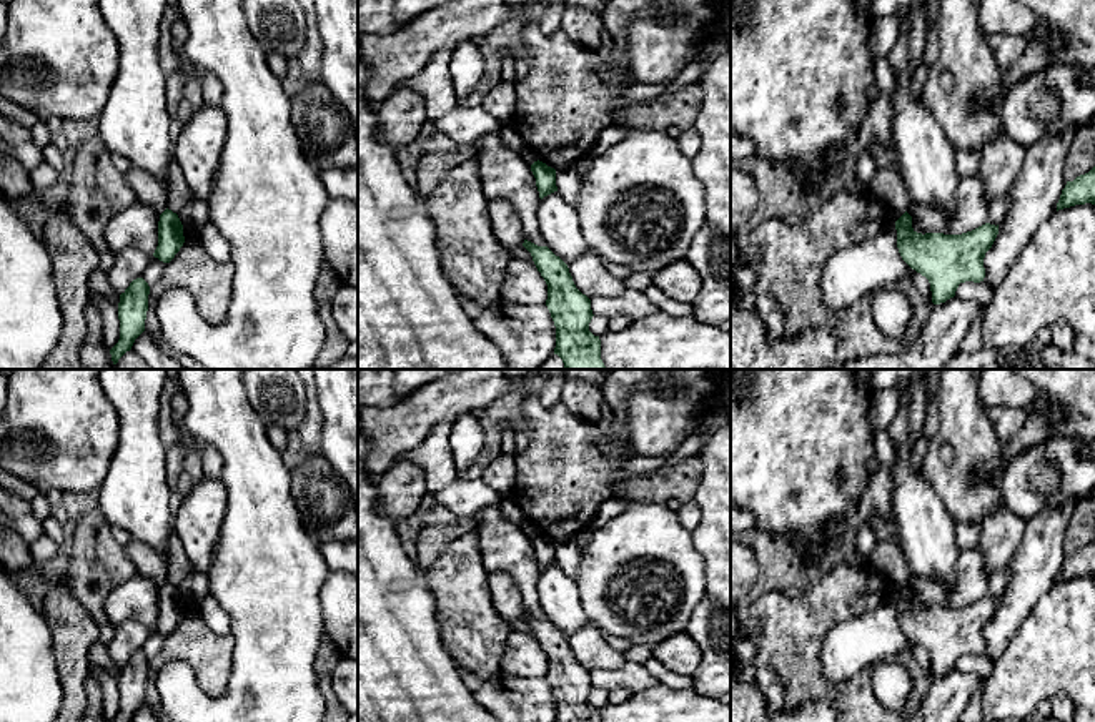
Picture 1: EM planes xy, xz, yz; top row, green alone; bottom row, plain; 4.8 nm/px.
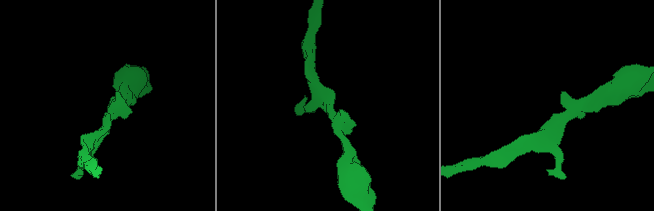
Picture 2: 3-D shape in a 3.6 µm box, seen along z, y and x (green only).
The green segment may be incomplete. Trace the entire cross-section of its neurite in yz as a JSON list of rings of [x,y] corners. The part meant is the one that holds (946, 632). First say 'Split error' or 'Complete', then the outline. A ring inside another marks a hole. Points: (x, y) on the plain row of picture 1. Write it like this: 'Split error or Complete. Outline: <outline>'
Complete. Outline: [[[907,584],[895,594],[895,602],[902,632],[929,652],[934,677],[954,670],[960,655],[984,654],[984,631],[998,607],[998,597],[990,596],[962,607],[922,607],[912,601]]]

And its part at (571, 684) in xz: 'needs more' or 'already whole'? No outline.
already whole

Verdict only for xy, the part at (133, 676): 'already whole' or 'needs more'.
already whole

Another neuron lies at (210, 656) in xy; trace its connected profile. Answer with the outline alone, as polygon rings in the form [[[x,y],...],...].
[[[183,599],[185,616],[166,635],[163,650],[150,659],[145,704],[161,722],[173,722],[161,712],[160,694],[155,685],[158,670],[171,660],[183,660],[193,669],[198,687],[208,697],[221,697],[228,690],[233,667],[235,637],[218,635],[201,619],[198,606]]]

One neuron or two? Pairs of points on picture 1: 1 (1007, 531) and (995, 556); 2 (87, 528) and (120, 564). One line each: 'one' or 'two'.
1: one
2: one

